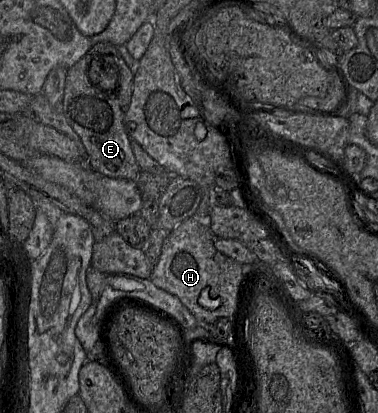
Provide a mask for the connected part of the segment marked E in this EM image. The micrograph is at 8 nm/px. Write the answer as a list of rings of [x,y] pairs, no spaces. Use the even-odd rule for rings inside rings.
[[[99,42],[73,66],[68,68],[63,97],[63,114],[73,130],[78,134],[86,151],[86,158],[80,163],[87,163],[93,171],[102,176],[136,181],[140,173],[125,124],[125,114],[129,108],[134,72],[126,64],[118,46],[109,42]],[[93,59],[98,59],[101,66],[110,68],[111,77],[116,76],[116,87],[113,91],[104,91],[92,84],[89,69]]]

